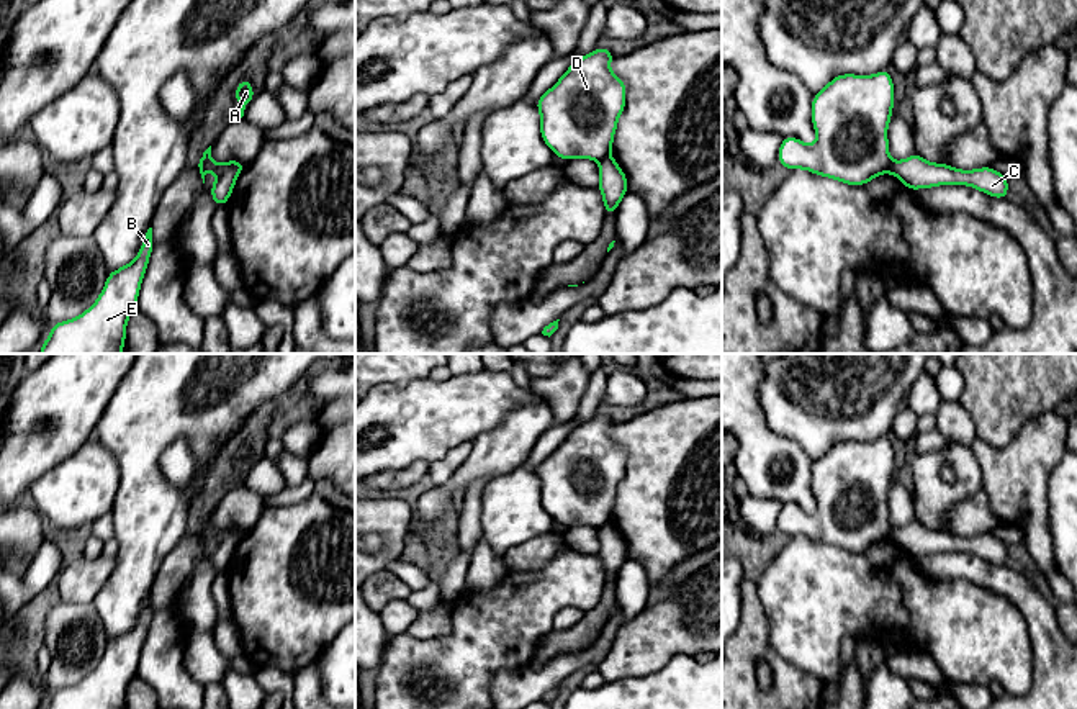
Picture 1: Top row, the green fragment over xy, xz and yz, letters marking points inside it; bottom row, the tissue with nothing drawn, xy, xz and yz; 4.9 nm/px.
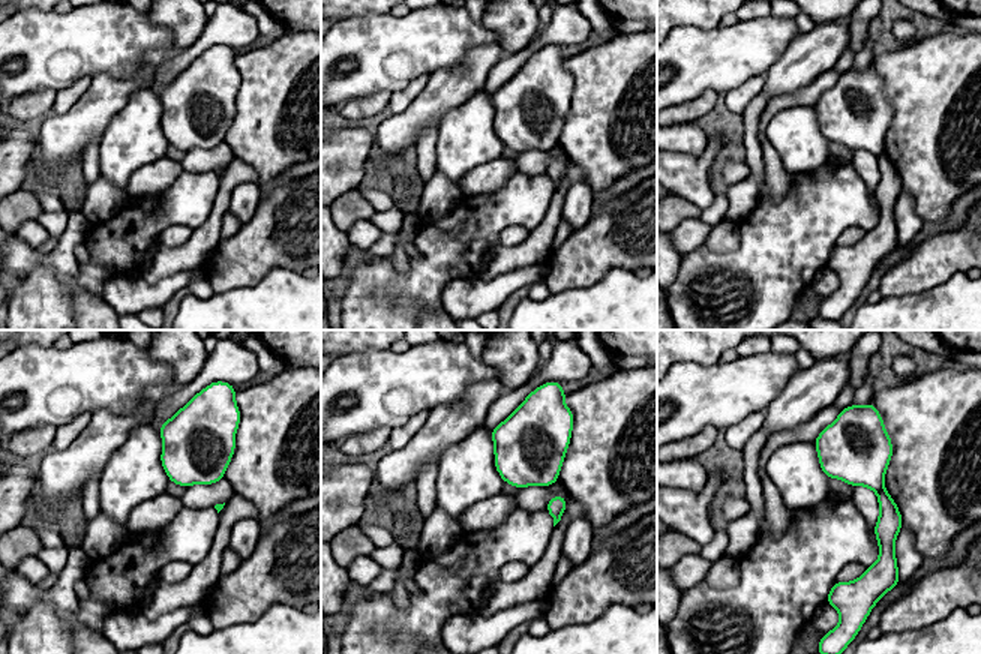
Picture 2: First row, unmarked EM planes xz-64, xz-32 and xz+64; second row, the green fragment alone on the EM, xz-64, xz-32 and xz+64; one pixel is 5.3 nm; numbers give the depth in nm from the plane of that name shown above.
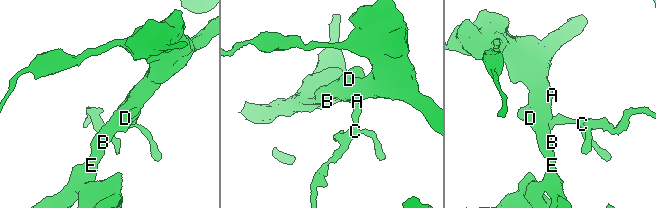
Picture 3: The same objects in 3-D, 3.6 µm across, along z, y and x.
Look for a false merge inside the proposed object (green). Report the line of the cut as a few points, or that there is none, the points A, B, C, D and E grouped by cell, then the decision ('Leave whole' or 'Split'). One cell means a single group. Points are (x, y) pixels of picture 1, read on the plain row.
Split along xz (609, 521), (599, 528). Groups: A B D E / C. Split

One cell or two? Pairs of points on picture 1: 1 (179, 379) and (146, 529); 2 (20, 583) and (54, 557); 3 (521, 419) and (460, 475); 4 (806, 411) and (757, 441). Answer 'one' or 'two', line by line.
1: one
2: one
3: one
4: two

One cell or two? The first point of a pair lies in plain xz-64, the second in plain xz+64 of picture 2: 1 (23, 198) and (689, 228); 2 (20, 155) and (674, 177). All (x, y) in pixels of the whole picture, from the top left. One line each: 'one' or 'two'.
1: two
2: two

